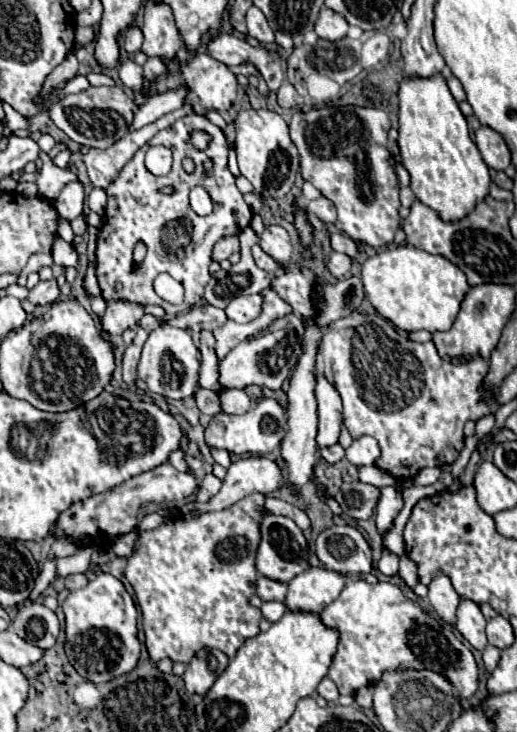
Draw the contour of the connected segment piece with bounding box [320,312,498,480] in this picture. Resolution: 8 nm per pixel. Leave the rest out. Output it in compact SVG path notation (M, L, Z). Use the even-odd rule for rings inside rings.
M350 314L324 330L320 352L324 358L324 374L334 382L344 402L344 426L356 439L362 434L374 436L380 444L378 468L394 476L396 480L414 478L426 466L454 464L464 448L464 424L468 420L478 422L480 418L498 410L494 392L484 390L488 376L488 362L472 358L470 362L450 364L442 360L432 342L418 344L400 334L386 318L374 314Z

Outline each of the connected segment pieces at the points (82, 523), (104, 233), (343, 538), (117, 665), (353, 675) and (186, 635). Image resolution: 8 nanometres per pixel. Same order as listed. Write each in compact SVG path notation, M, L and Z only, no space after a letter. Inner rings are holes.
M162 464L158 468L154 468L152 472L144 472L140 476L134 476L126 482L122 482L120 486L102 492L102 494L94 494L82 502L72 504L66 512L60 514L56 526L52 528L52 532L60 538L60 536L74 536L80 542L90 542L96 540L98 536L98 526L102 532L102 542L110 542L116 536L122 536L126 532L132 532L136 528L136 514L138 508L146 502L158 502L158 504L168 504L172 500L182 500L192 496L198 490L198 480L194 478L194 474L190 472L178 472L172 464Z
M188 114L180 120L176 120L172 126L160 130L146 146L142 146L134 158L122 168L118 178L106 188L108 204L104 214L104 224L98 230L98 266L96 276L102 288L102 296L106 300L110 298L122 298L136 304L158 304L170 312L170 316L178 312L188 312L192 306L196 306L204 296L204 286L210 280L208 266L210 266L210 252L212 246L226 236L240 234L246 226L252 222L252 208L244 202L242 192L236 188L236 178L228 170L228 142L224 138L224 132L214 126L208 118L198 114ZM192 132L206 132L212 136L206 150L196 150L190 144ZM150 146L166 146L174 154L174 164L168 176L154 176L144 166L144 154ZM188 156L194 160L196 170L192 174L186 174L182 168L182 158ZM210 158L214 162L214 174L206 178L206 192L210 194L214 202L214 212L208 216L198 216L188 202L188 192L202 184L202 162ZM172 186L172 194L162 194L160 188ZM138 242L146 244L146 258L138 266L132 262L132 250ZM160 272L168 272L174 280L178 280L184 290L186 298L180 306L164 302L152 288L154 278Z
M332 526L316 538L320 562L340 574L358 574L372 570L372 550L362 534L348 526Z
M102 572L100 576L90 580L84 588L70 592L62 608L66 614L66 656L80 676L98 684L98 682L108 682L120 674L126 674L136 666L140 656L140 642L138 642L138 628L136 628L138 610L134 606L132 596L126 592L120 580L116 580L112 574Z
M348 580L338 600L326 606L320 612L320 618L328 628L340 630L338 650L328 670L328 678L338 686L340 694L354 694L358 688L374 686L386 672L396 674L408 668L432 670L432 672L446 676L460 702L470 702L478 690L478 664L476 664L476 658L470 646L462 638L462 634L456 628L442 622L438 616L432 616L430 612L426 612L418 602L408 600L404 590L398 584L392 584L392 582L362 584L362 580Z
M254 492L220 512L204 512L196 518L168 518L158 528L140 532L134 554L128 558L124 568L124 576L134 588L142 610L142 626L146 636L144 644L150 660L160 662L170 658L172 662L188 664L200 648L218 648L232 660L236 650L260 632L258 622L262 612L250 604L256 584L254 558L260 542L260 506L264 506L264 496Z

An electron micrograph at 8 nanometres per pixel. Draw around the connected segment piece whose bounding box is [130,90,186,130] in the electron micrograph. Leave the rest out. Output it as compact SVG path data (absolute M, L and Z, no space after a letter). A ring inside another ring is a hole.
M176 90L176 92L168 92L168 94L162 94L162 96L154 96L150 98L148 102L144 104L134 104L134 120L132 120L132 126L130 130L138 130L158 118L162 118L164 114L176 110L176 108L182 108L184 104L184 96L186 92L184 90Z

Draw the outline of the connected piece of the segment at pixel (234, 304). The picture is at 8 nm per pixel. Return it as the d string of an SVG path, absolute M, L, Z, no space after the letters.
M236 296L226 306L226 316L234 322L250 322L254 320L262 310L262 296Z

